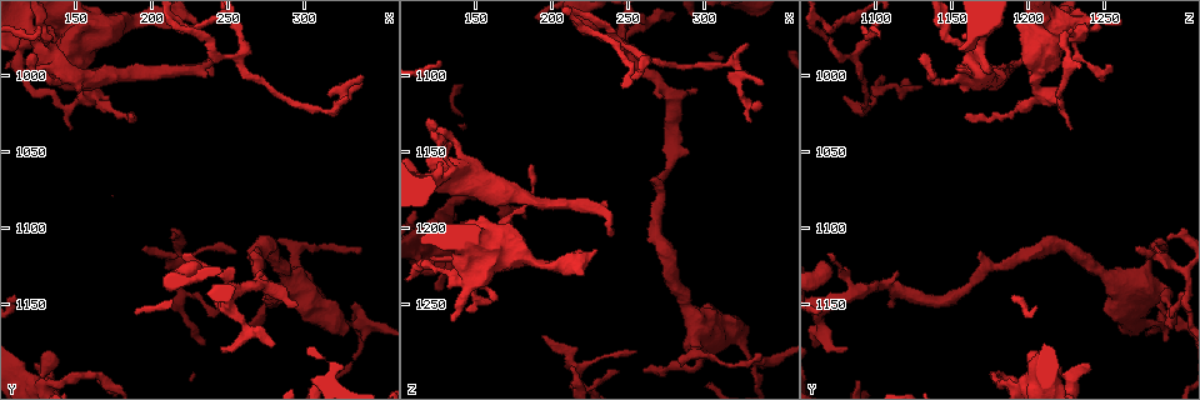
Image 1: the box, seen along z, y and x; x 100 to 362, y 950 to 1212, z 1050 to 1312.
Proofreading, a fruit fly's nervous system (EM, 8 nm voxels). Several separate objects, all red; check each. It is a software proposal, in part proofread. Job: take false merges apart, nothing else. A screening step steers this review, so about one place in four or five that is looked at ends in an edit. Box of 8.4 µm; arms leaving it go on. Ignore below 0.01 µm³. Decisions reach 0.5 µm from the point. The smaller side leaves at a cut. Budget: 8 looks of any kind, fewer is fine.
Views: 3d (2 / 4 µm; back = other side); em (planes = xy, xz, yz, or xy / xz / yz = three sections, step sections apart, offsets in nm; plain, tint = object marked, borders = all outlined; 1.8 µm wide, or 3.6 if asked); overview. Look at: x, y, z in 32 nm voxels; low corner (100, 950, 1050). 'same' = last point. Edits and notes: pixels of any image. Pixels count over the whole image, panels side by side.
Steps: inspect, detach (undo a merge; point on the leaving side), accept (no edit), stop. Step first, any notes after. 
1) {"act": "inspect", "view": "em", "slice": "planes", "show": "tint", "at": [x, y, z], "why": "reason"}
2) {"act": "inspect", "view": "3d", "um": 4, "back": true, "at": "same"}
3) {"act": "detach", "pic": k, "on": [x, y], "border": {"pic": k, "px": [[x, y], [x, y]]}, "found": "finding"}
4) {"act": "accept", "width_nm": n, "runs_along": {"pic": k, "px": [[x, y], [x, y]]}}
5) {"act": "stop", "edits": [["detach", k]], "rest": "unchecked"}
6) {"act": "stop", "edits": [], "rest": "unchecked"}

{"act": "inspect", "view": "em", "um": 3.6, "slice": "xz", "step": 4, "show": "tint", "at": [146, 972, 1230], "why": "a narrow waist"}

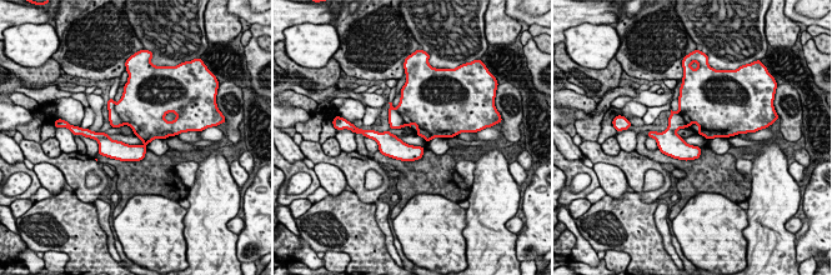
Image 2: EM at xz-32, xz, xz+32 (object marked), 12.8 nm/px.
{"act": "inspect", "view": "em", "um": 3.6, "slice": "planes", "show": "tint", "at": "same", "why": "cut it another way"}

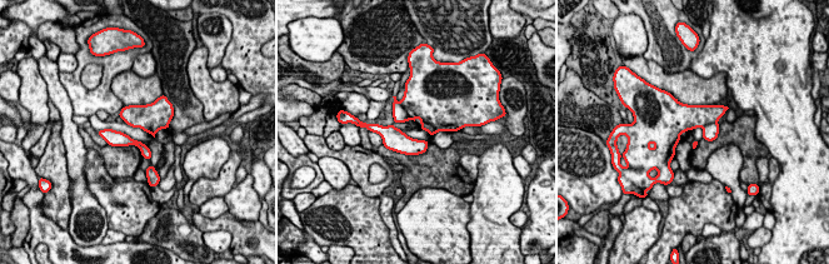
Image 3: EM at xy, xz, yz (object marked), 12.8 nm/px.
{"act": "detach", "pic": 3, "on": [399, 114], "part_leaving": {"pic": 3, "px": [[101, 133], [135, 142], [148, 155]]}, "found": "two neurons meet here"}

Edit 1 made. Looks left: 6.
{"act": "inspect", "view": "em", "slice": "planes", "show": "tint", "at": [332, 1164, 1286], "why": "branch point"}

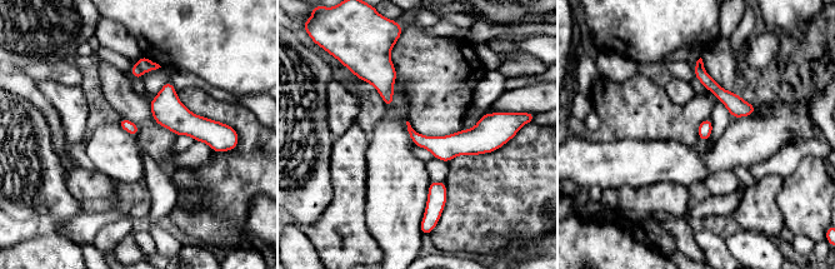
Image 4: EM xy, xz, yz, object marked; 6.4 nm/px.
{"act": "detach", "pic": 4, "on": [135, 71], "part_leaving": {"pic": 4, "px": [[698, 71], [739, 108], [751, 109]]}, "found": "a second neuron is stuck on"}

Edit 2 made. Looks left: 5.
{"act": "inspect", "view": "em", "slice": "xy", "step": 16, "show": "tint", "at": [226, 1124, 1066], "why": "sudden change in width"}

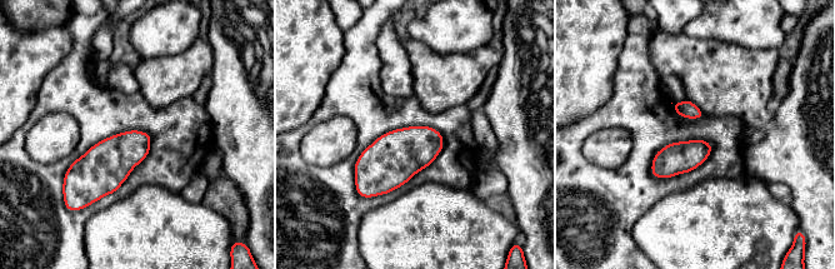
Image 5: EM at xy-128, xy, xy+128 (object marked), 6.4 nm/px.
{"act": "accept", "found": "one neuron here"}

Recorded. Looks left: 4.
{"act": "inspect", "view": "em", "slice": "planes", "show": "tint", "at": [226, 970, 1070], "why": "three arms meet"}

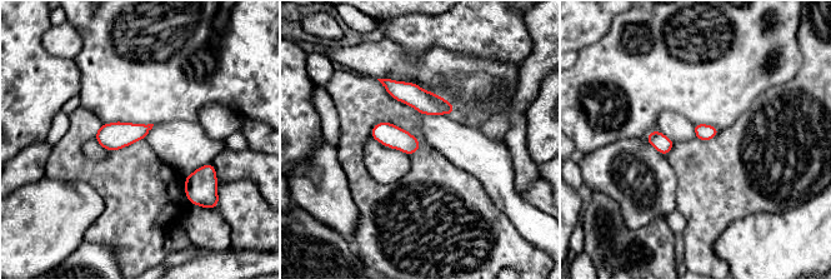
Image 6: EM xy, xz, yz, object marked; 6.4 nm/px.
{"act": "accept", "width_nm": 110, "found": "one neuron here"}

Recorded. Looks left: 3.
{"act": "stop", "edits": [["detach", 3], ["detach", 4]], "rest": "unchecked"}

